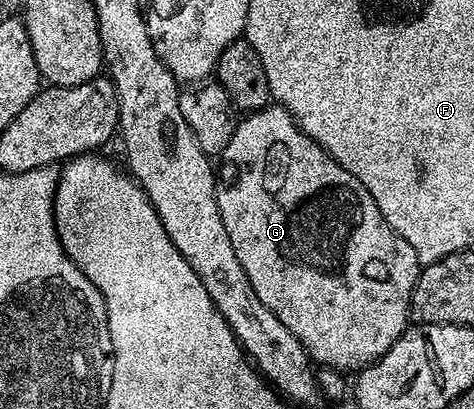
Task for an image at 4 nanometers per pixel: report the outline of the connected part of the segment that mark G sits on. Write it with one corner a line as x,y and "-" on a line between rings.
270,103
258,113
250,113
242,116
233,126
231,143
227,143
223,154
225,162
219,165
217,179
217,202
219,203
219,215
223,215
223,223
227,227
227,236
231,239
231,247
235,247
235,255
239,263
251,279
251,287
255,287
255,295
263,299
263,303
303,343
303,347
309,353
310,358
318,366
326,369
340,369
342,371
360,371
375,362
390,349
394,343
405,334
411,324
409,304
415,291
417,275
422,271
422,264
417,260
415,251
411,251
411,245
407,239
403,239
383,219
375,199
363,187
359,179
353,177
352,172
346,169
342,162
331,159
331,155
319,143
315,143
305,134
305,130
297,126
294,114
288,113
279,103

